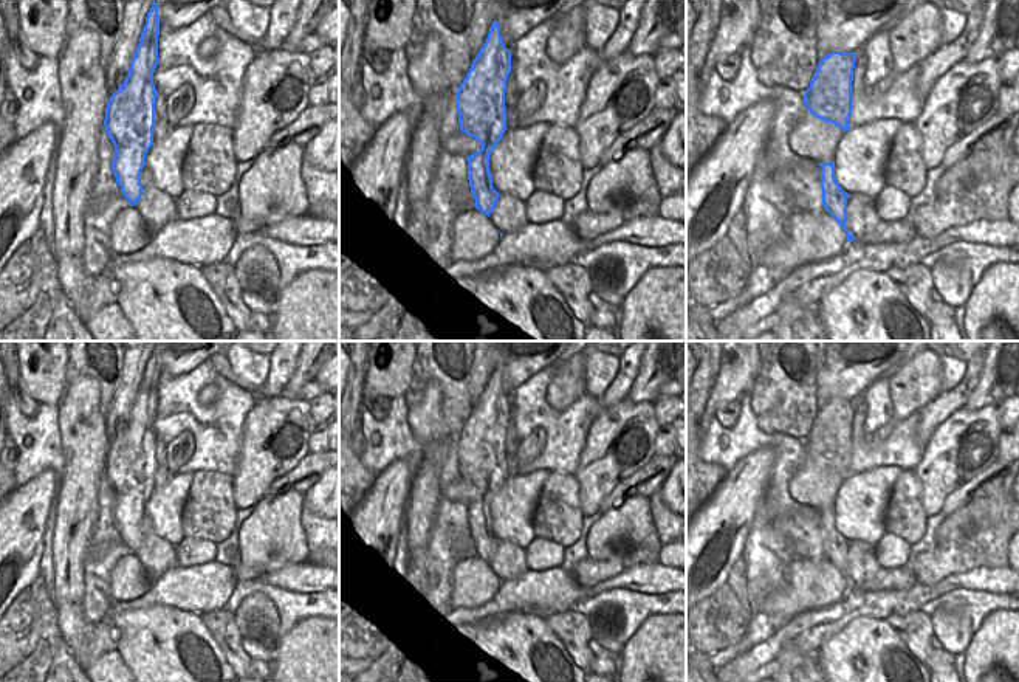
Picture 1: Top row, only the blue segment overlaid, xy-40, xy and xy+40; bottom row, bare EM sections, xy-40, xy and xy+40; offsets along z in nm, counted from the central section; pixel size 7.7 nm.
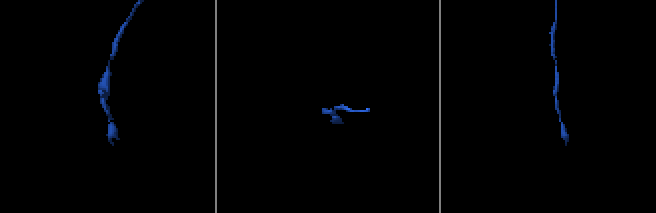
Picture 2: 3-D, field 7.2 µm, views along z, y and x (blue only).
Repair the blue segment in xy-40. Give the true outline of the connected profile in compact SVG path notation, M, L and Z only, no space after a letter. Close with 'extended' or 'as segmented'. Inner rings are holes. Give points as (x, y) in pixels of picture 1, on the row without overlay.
M153 347L124 431L105 454L105 480L115 493L112 516L122 542L135 553L142 542L141 518L153 493L155 446L153 418L158 412L158 353Z | as segmented

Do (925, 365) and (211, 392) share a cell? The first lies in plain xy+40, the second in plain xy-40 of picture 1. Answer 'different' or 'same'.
same

